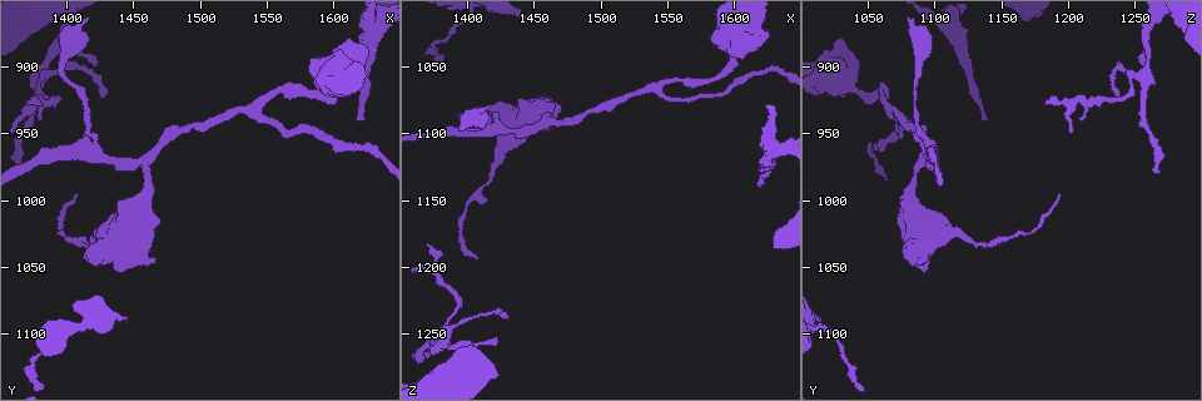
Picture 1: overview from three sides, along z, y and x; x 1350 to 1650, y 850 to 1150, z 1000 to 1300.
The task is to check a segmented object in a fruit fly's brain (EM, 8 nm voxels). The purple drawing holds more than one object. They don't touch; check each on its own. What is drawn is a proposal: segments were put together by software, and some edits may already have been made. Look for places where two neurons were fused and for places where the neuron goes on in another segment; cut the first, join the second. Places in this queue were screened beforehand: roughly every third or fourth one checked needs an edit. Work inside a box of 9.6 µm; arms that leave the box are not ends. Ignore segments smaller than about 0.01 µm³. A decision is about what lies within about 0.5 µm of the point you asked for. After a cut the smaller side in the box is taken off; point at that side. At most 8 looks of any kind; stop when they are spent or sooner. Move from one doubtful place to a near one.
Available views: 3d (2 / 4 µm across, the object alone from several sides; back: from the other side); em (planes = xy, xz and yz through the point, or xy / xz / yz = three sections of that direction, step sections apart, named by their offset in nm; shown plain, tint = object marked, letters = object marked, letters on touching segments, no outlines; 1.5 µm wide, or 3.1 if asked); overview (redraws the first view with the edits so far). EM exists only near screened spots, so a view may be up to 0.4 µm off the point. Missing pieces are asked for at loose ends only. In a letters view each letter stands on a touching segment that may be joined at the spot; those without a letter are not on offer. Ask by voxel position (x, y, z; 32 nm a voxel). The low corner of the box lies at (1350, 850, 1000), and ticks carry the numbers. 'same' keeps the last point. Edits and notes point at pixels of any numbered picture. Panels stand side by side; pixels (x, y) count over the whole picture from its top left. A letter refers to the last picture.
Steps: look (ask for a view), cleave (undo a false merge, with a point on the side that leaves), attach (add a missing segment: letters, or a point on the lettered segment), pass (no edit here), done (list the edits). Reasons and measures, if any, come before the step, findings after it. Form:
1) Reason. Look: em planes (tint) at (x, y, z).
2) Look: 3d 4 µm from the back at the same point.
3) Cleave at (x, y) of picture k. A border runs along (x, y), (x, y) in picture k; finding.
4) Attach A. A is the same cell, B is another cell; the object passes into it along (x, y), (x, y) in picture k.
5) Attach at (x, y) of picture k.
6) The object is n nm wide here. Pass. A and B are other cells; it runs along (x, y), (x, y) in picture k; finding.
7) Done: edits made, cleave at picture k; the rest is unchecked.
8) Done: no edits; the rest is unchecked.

Calibre changes. Look: em xz step 8 (letters) at (1628, 872, 1112).

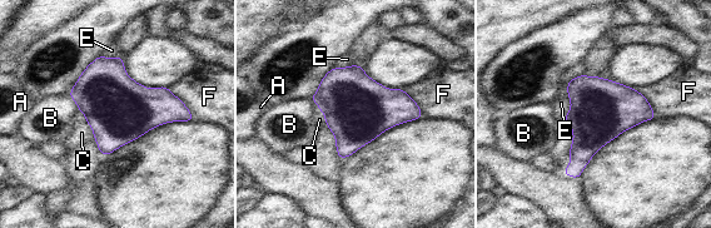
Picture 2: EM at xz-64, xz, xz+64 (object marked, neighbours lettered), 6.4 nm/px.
Another direction. Look: em planes (letters) at the same point.

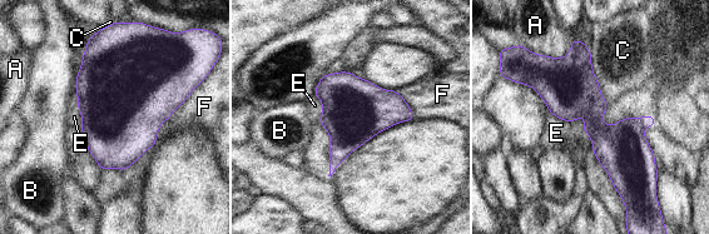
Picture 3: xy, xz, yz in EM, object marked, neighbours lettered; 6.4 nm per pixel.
The object is 420 nm wide here. Pass. A, B, C, E and F are other cells; a border runs along (551, 113), (584, 116), (584, 132) in picture 3; continuous, no second neuron.

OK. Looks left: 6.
Branch point. Look: 3d 4 µm at (1540, 930, 1066).

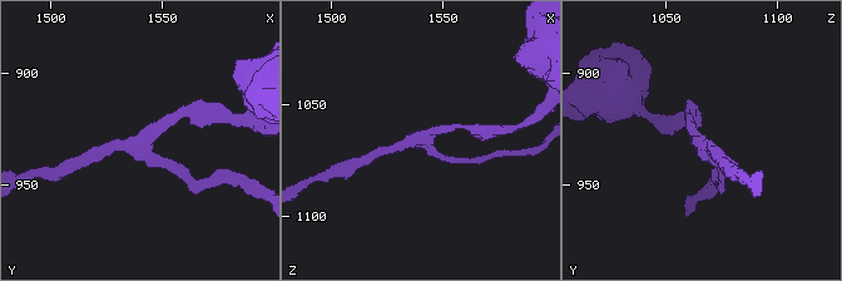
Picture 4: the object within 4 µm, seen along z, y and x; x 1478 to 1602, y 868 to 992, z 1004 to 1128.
Need the tissue. Look: em planes (letters) at (1541, 932, 1066).

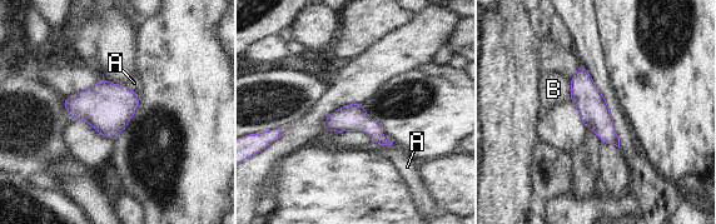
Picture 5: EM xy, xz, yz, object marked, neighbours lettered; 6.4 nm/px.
3 arms meet here. Pass. A and B are other cells; a border runs along (129, 85), (139, 99) in picture 5; continuous, no second neuron.

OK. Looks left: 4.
Sudden change in width. Look: em xz step 8 (tint) at (1394, 884, 1258).

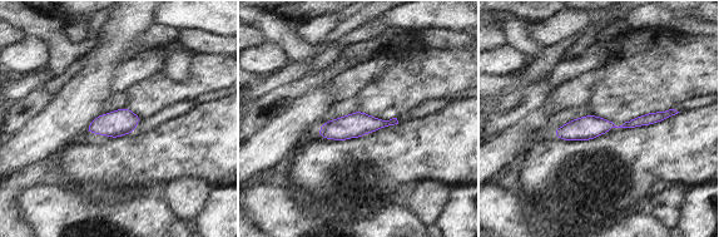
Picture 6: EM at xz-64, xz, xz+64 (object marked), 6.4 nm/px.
What lies round it. Look: em xz step 8 (letters) at the same point.

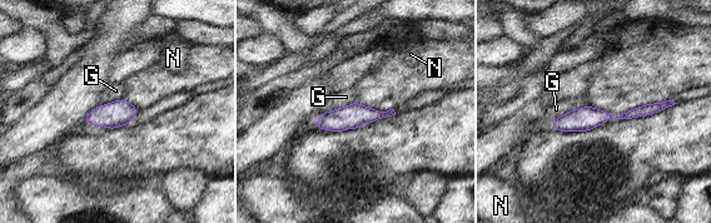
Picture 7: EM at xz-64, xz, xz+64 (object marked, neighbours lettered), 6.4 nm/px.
The object is 160 nm wide here; the longest contact is with G, 280 nm. Pass. G and N are other cells; continuous, no second neuron.

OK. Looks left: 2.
Thin end. Look: em planes (plain) at (1370, 926, 1180).

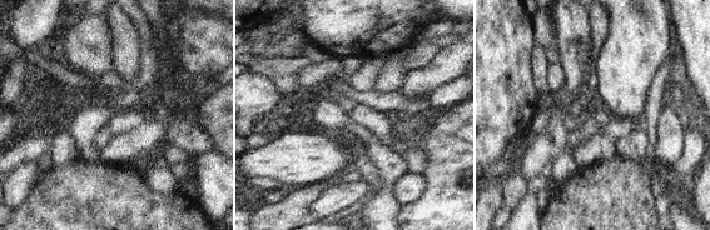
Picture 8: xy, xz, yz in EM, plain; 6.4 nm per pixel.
Look: em planes (letters) at the same point.

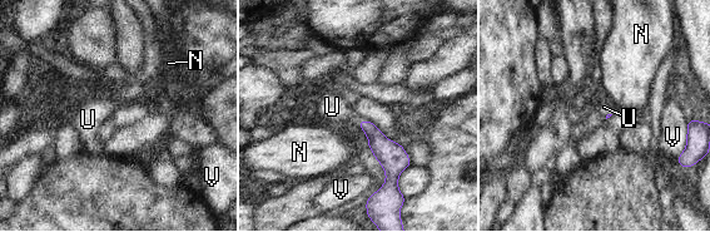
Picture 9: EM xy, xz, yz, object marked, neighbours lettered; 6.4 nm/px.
Attach U. U is the same cell, N and V are other cells; the object passes into it along (386, 151), (361, 121), (332, 107) in picture 9; it goes on there.

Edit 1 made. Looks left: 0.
Done: edits made, attach at picture 9; the rest is unchecked.

